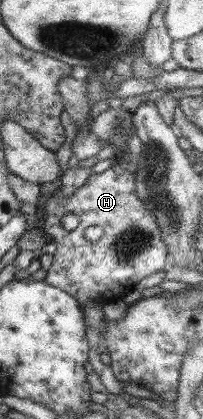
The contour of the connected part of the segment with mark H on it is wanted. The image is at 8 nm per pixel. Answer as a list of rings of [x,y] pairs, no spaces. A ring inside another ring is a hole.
[[[115,162],[109,170],[93,173],[69,198],[65,198],[59,189],[45,200],[41,232],[47,240],[55,242],[57,250],[44,281],[73,296],[83,312],[84,302],[104,305],[118,301],[140,280],[165,268],[167,247],[155,217],[137,197],[135,180],[134,173]],[[68,213],[79,218],[79,224],[72,232],[62,230],[61,220]],[[90,226],[101,226],[104,231],[104,235],[92,243],[85,239],[85,230]]]

